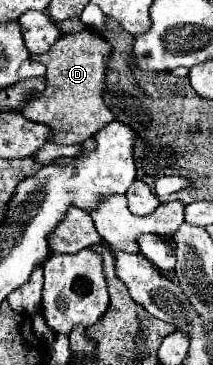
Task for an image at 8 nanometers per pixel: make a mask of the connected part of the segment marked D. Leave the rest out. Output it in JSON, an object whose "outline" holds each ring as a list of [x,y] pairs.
{"outline":[[[91,30],[63,34],[49,52],[33,58],[47,66],[47,88],[23,110],[23,116],[55,128],[53,140],[57,144],[85,142],[115,120],[115,114],[103,102],[107,62],[111,58],[111,44],[105,38]]]}

